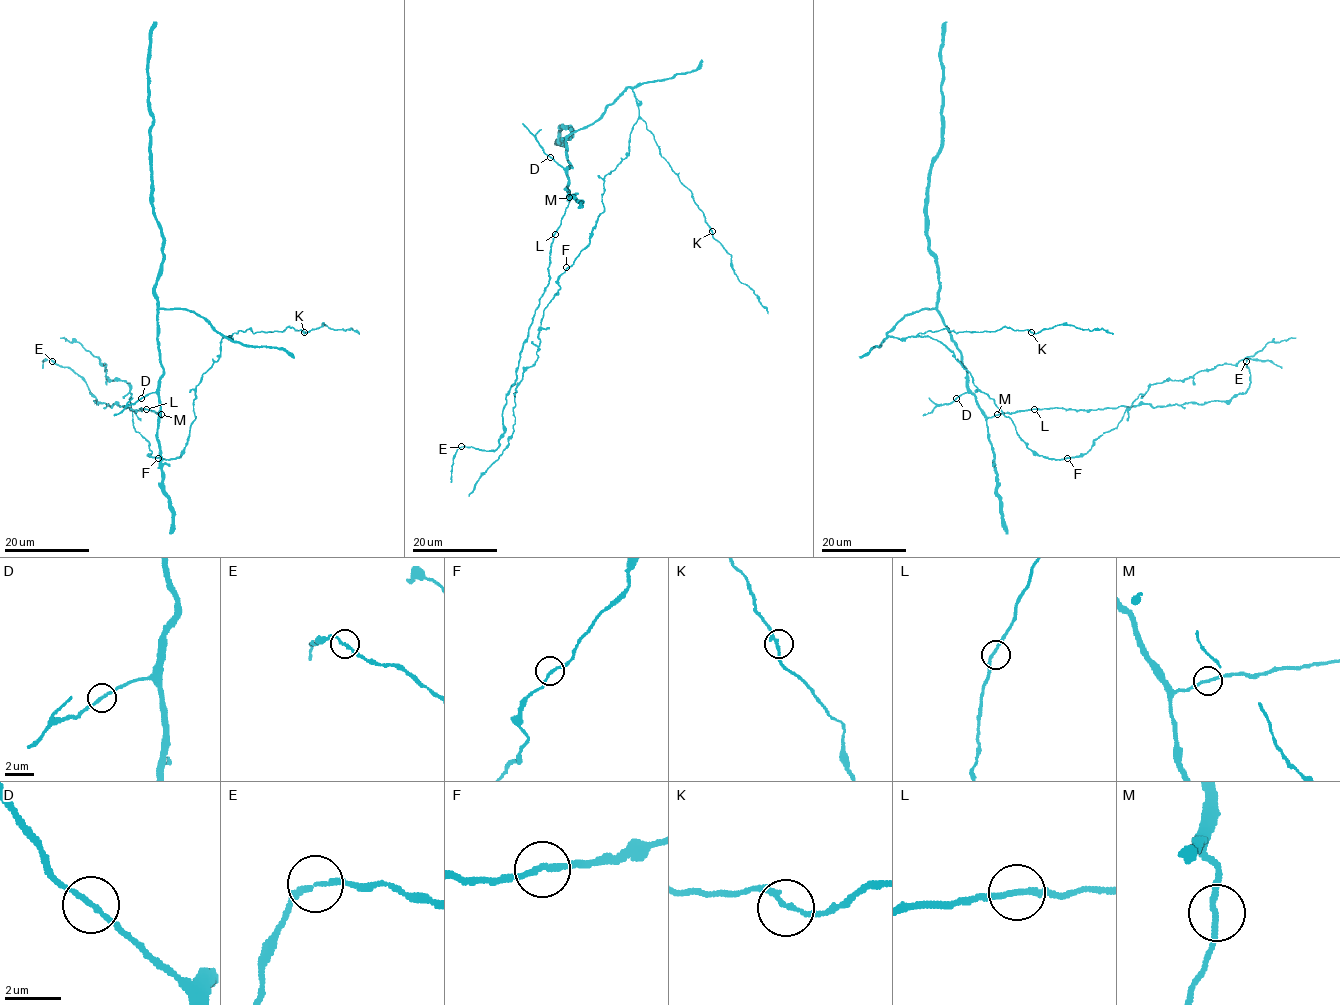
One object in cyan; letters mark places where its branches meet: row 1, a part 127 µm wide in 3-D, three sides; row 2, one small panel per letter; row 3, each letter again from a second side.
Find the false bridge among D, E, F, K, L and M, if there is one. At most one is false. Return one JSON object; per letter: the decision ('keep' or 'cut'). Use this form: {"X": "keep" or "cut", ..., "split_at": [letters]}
{"D": "keep", "E": "keep", "F": "keep", "K": "keep", "L": "keep", "M": "keep", "split_at": []}

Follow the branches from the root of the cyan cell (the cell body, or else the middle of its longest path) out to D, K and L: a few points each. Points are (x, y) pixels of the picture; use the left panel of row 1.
D: (214, 328), (191, 311), (159, 309), (158, 351), (162, 377), (158, 389), (141, 398)
K: (214, 328), (227, 339), (246, 329), (255, 333), (283, 331), (292, 327), (304, 332)
L: (214, 328), (188, 310), (158, 310), (158, 351), (162, 368), (159, 388), (161, 417), (160, 413), (146, 409)

